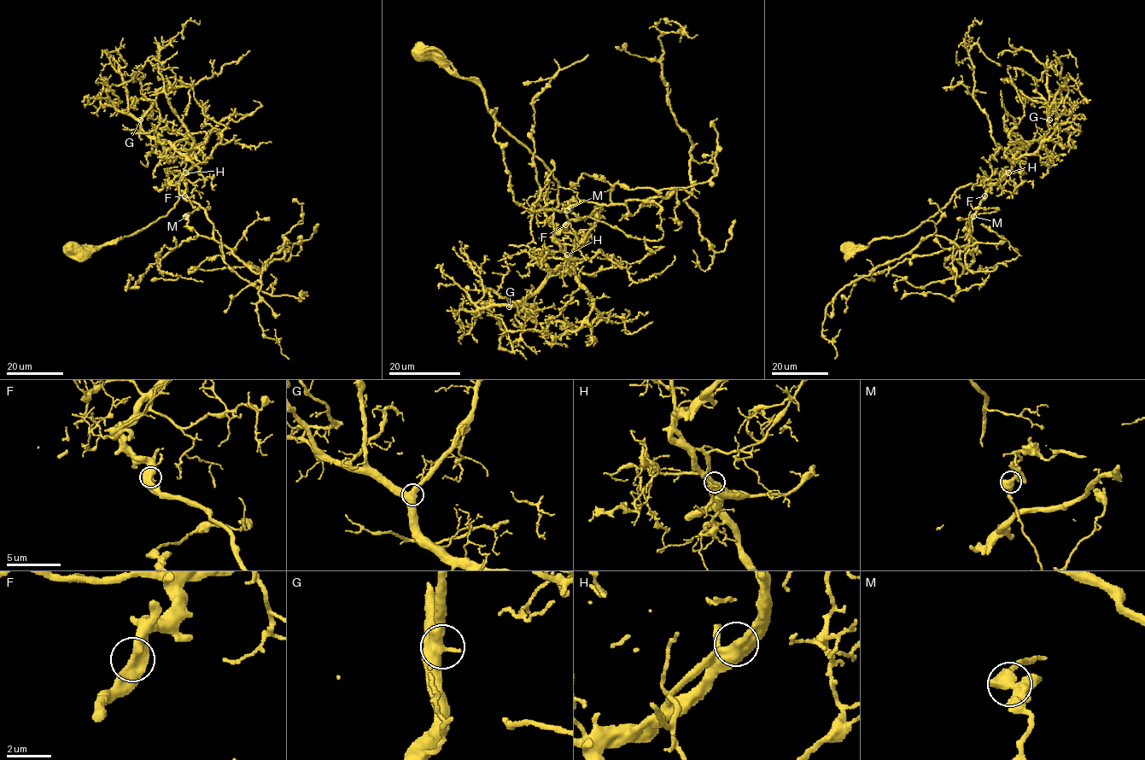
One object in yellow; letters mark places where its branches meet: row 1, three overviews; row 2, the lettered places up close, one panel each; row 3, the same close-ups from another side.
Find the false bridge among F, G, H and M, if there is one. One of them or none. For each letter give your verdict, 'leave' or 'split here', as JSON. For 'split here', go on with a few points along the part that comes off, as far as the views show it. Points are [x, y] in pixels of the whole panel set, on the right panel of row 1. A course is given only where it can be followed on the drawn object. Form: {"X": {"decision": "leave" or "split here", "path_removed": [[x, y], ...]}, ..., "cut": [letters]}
{"F": {"decision": "leave"}, "G": {"decision": "leave"}, "H": {"decision": "leave"}, "M": {"decision": "leave"}, "cut": []}

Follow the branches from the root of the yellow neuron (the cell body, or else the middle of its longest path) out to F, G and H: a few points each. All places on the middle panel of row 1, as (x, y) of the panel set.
F: (423, 53), (474, 81), (487, 112), (553, 173), (558, 183), (553, 228), (565, 225)
G: (423, 53), (474, 81), (487, 112), (558, 183), (553, 240), (575, 259), (509, 306)
H: (423, 53), (474, 81), (487, 112), (553, 173), (558, 183), (553, 240), (567, 254)

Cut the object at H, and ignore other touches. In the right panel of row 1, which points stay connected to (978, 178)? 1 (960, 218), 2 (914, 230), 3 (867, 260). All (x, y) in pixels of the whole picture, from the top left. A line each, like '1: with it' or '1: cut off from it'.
1: cut off from it
2: with it
3: cut off from it

